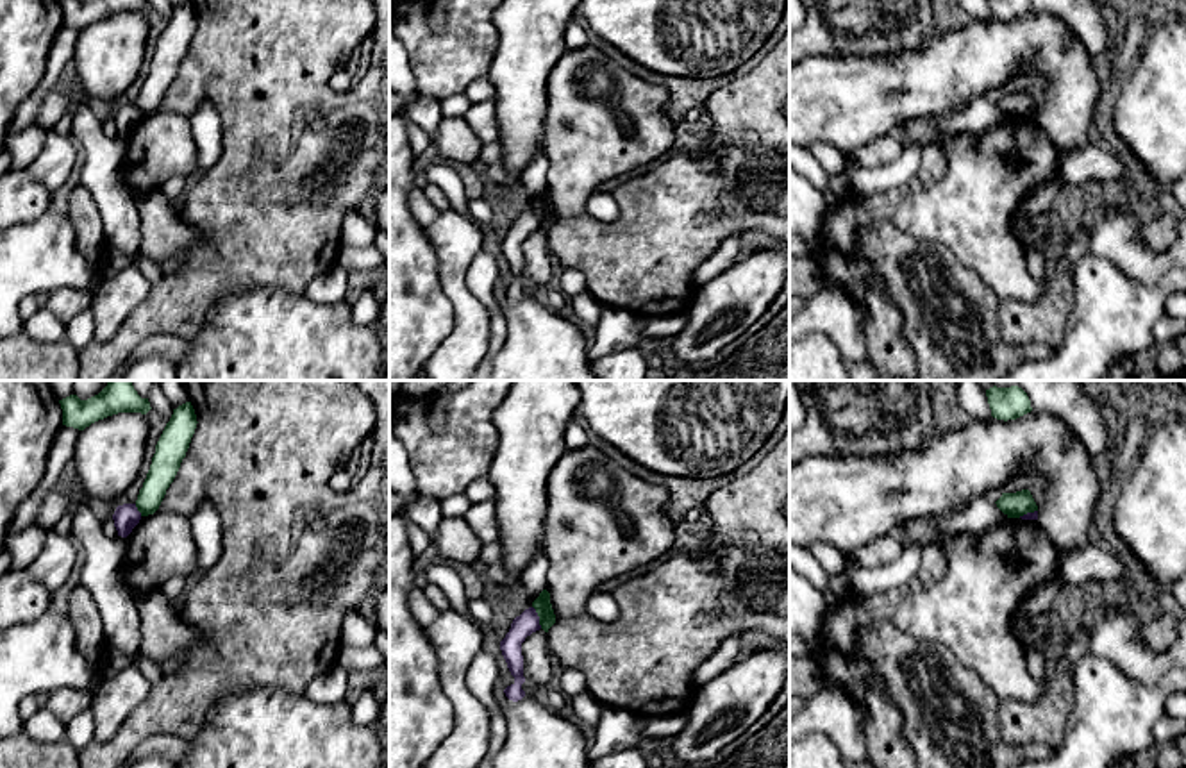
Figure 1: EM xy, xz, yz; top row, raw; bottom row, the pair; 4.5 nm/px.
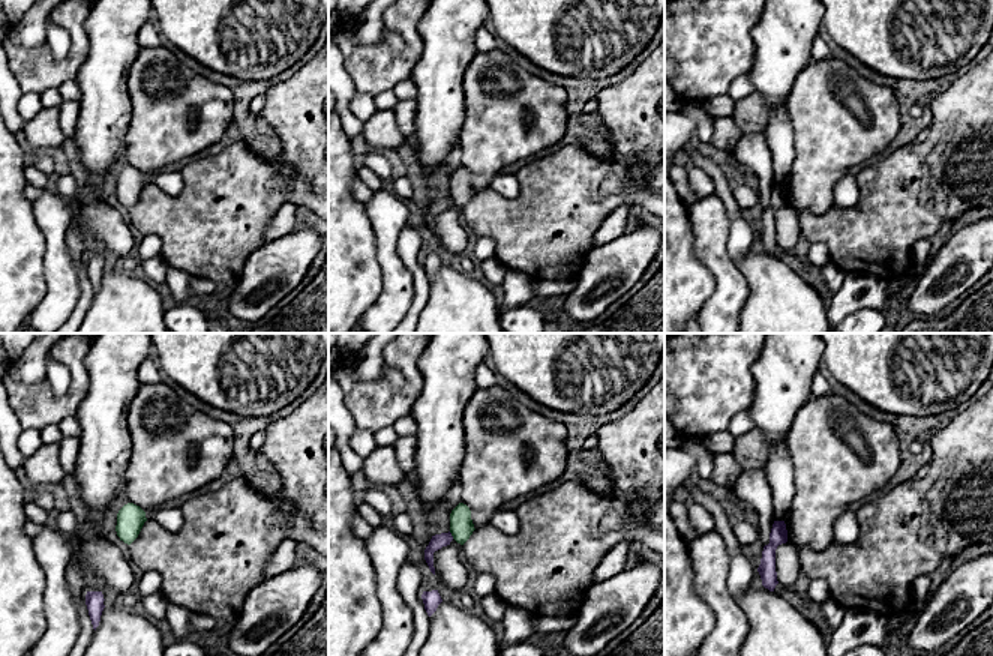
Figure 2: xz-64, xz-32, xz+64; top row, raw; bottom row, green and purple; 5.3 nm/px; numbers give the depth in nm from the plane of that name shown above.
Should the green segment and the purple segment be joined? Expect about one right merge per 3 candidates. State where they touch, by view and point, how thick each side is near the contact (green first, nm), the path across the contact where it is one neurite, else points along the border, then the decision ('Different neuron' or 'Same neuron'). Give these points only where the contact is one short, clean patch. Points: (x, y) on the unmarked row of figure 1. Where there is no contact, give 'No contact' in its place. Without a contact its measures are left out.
Touches green at xz (538, 215). Thickness 80 nm (green) against 100 nm. Boundary: xz (533, 206), (542, 227). Different neuron

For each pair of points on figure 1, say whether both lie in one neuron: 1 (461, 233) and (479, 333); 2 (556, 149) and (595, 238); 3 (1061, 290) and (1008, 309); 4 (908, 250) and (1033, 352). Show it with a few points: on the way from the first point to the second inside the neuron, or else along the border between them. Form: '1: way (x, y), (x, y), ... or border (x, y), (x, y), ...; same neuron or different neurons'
1: way (456, 258), (456, 292), (467, 308); same neuron
2: border (584, 211), (556, 220); different neurons
3: way (1049, 302), (1040, 311), (1020, 311); same neuron
4: way (933, 284), (999, 350); same neuron

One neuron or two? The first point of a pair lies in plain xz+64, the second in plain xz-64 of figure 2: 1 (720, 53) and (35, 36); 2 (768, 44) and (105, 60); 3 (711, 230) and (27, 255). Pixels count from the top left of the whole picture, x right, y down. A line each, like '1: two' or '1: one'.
1: two
2: one
3: two

